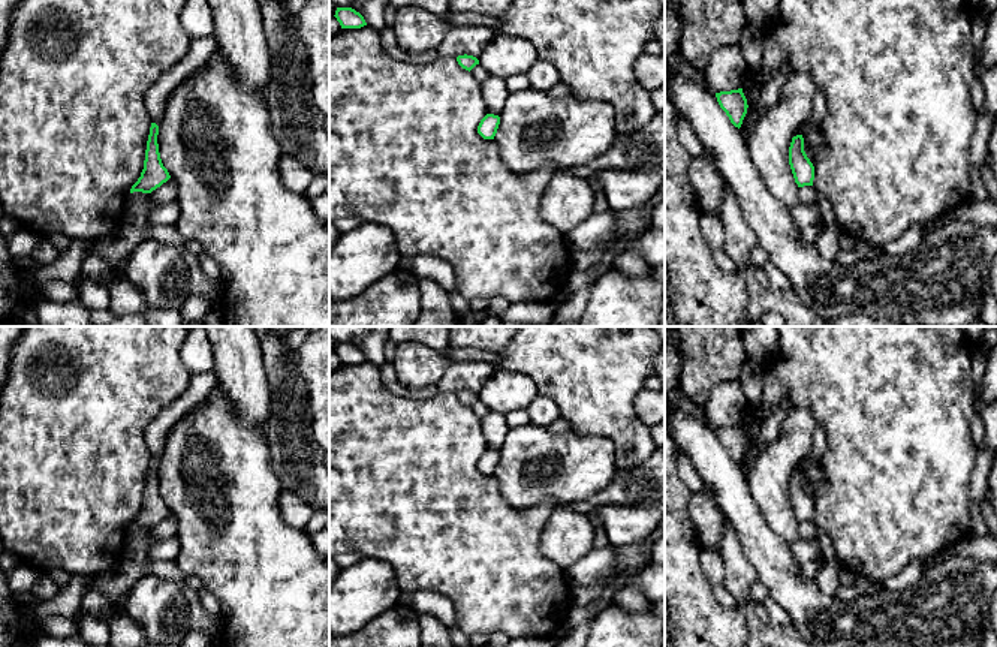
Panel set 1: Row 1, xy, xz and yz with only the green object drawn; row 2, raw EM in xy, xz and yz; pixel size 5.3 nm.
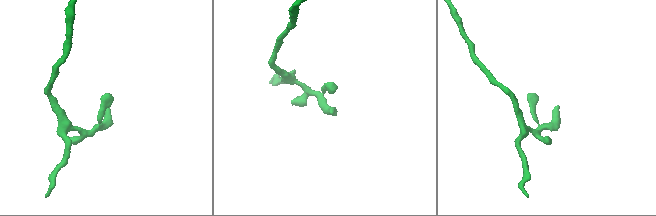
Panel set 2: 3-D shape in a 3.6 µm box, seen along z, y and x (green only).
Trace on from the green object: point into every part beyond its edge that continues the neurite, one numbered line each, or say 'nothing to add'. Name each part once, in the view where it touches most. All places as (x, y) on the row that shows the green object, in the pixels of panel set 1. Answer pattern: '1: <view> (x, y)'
nothing to add

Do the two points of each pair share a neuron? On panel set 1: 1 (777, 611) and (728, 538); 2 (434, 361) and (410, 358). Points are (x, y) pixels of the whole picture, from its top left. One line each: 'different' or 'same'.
1: different
2: same

